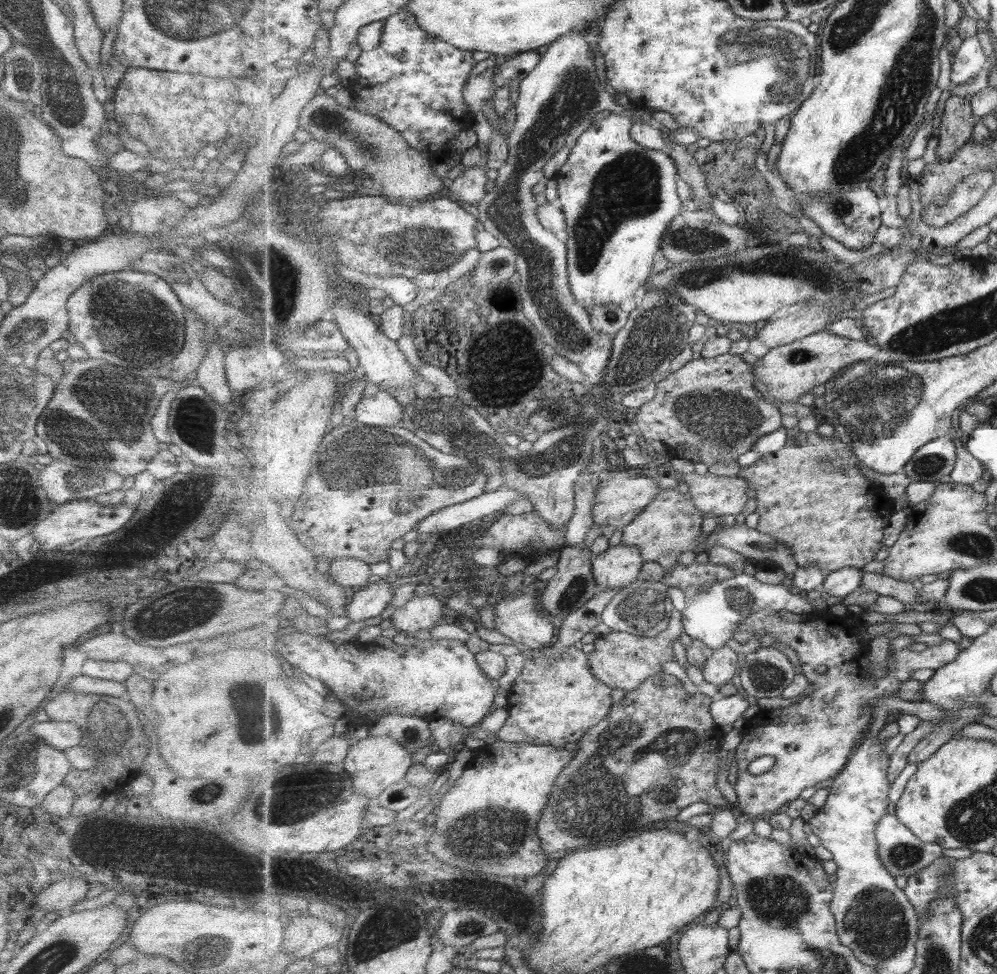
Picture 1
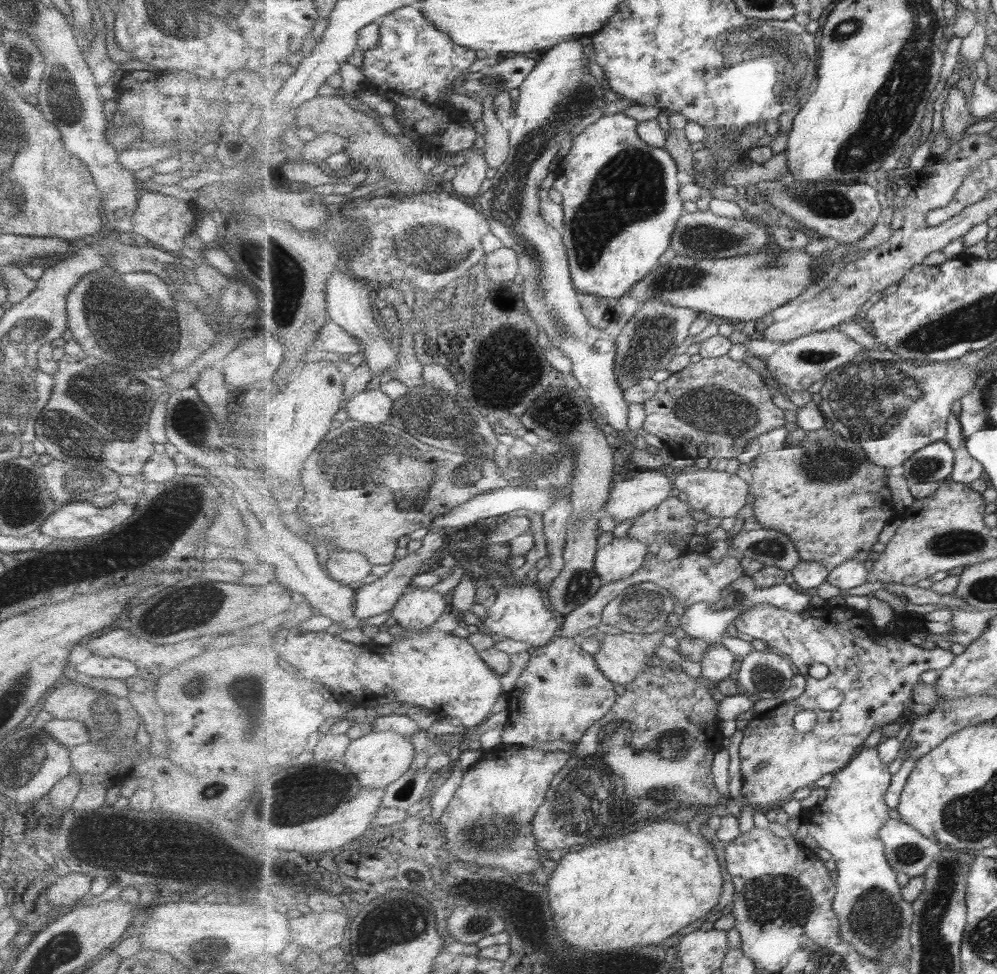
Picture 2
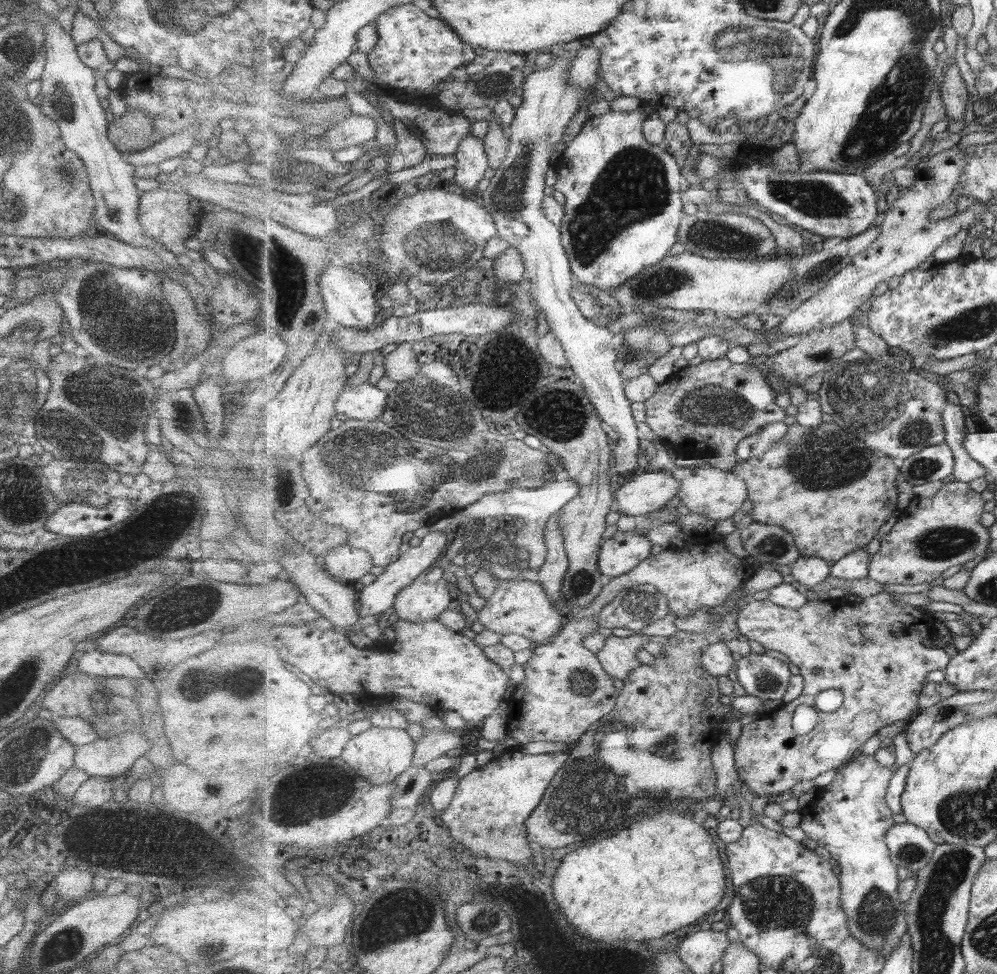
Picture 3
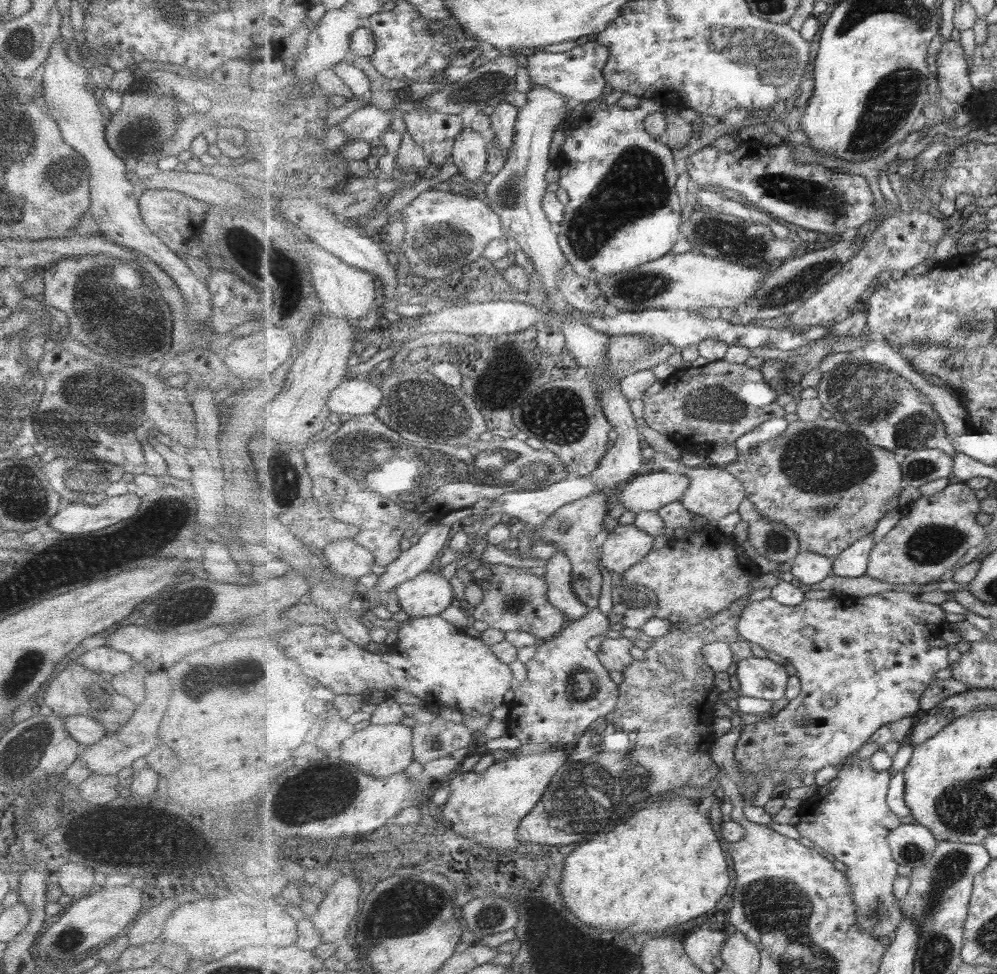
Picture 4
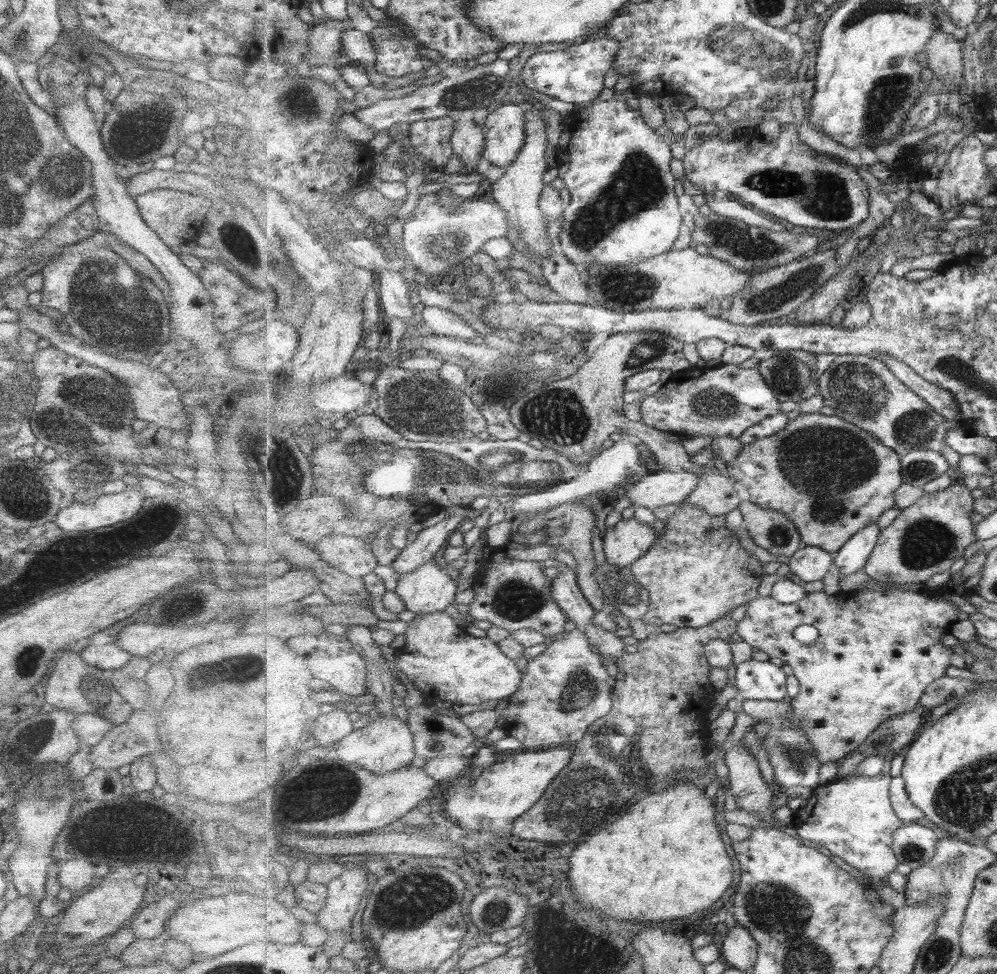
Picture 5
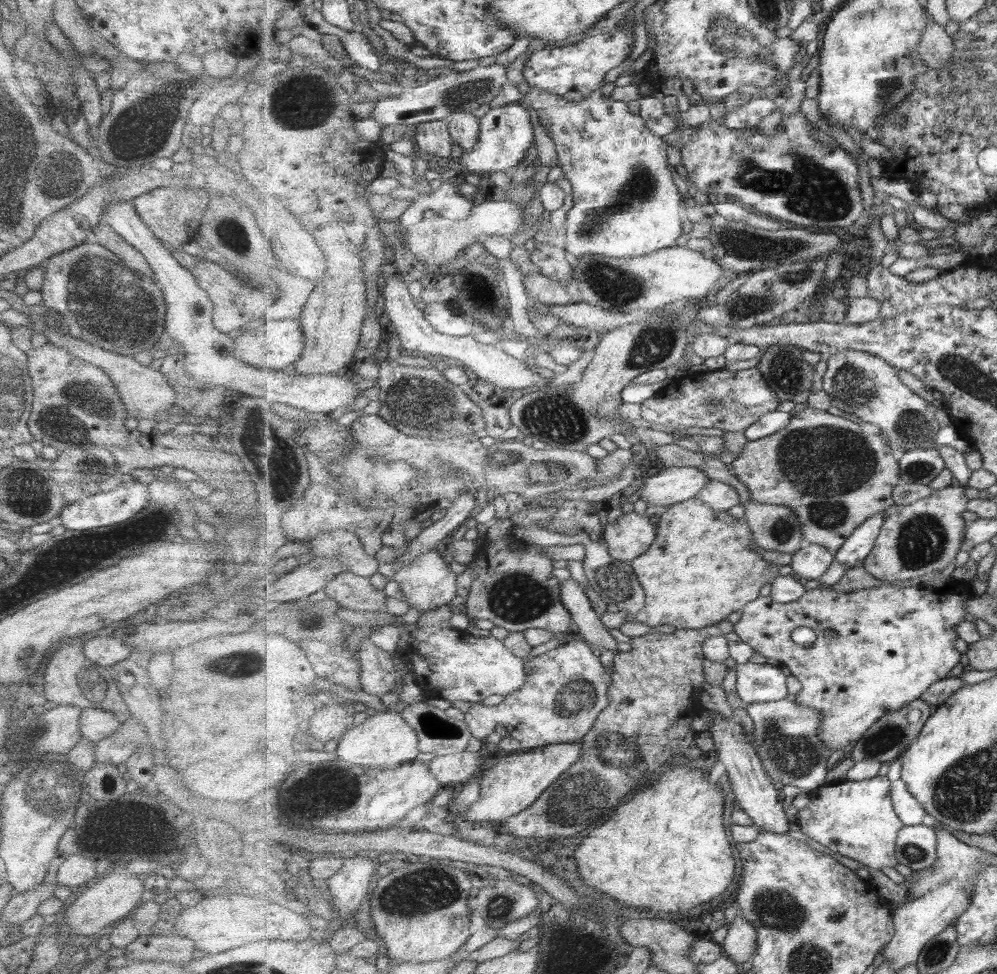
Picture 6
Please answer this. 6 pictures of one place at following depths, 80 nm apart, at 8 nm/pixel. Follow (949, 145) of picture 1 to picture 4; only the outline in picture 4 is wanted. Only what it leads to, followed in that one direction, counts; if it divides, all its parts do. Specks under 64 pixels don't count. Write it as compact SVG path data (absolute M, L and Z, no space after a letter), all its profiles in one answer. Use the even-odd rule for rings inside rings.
M943 40L943 47L936 55L937 72L934 80L943 88L942 95L951 102L965 104L975 92L969 82L970 66L959 41Z

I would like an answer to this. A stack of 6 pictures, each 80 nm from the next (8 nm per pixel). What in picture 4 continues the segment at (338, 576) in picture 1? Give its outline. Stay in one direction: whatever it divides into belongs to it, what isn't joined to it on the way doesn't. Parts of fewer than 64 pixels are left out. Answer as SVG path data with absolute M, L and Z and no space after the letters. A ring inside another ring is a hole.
M340 538L329 542L324 546L324 554L326 560L333 570L337 570L343 576L353 577L355 579L369 574L373 570L373 564L376 564L375 555L363 546L359 546L354 538Z

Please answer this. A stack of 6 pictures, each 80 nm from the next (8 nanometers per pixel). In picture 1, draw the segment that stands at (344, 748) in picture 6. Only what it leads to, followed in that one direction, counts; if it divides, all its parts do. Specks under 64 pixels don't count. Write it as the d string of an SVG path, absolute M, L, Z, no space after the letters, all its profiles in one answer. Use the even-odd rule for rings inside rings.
M389 736L370 737L355 742L350 746L349 754L344 762L344 771L350 774L353 790L357 794L368 796L375 801L387 788L406 778L408 770L415 764L413 754L405 746L395 742Z

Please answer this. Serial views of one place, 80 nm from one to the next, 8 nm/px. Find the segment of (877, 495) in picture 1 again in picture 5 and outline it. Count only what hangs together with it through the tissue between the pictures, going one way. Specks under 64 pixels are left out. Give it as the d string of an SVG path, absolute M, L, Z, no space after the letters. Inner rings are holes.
M818 412L801 413L785 430L745 445L739 456L723 468L737 481L749 501L787 515L798 528L804 546L818 546L834 554L887 510L897 507L896 492L904 483L902 461L894 449L849 420Z

